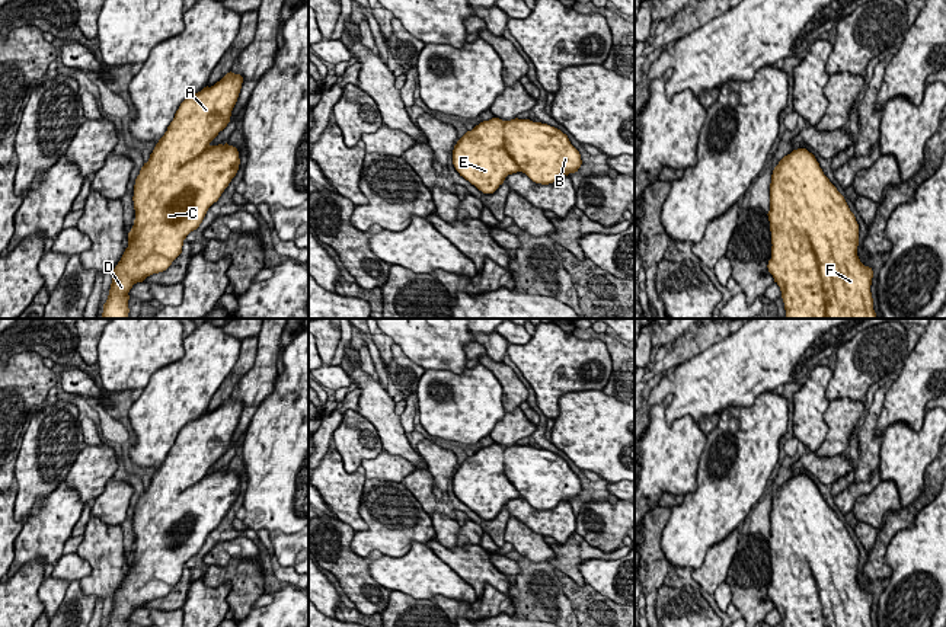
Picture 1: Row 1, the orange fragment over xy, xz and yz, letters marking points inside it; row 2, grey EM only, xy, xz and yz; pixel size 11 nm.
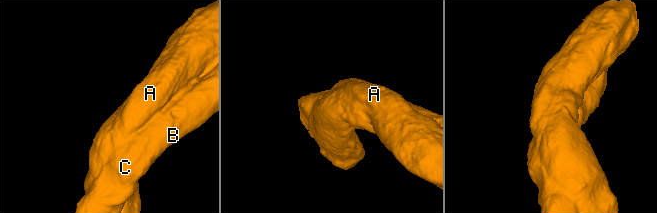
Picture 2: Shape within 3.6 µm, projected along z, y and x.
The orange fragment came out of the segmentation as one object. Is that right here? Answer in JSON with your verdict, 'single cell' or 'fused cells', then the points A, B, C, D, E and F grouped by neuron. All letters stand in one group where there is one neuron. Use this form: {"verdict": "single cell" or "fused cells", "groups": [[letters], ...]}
{"verdict": "single cell", "groups": [["A", "B", "C", "D", "E", "F"]]}

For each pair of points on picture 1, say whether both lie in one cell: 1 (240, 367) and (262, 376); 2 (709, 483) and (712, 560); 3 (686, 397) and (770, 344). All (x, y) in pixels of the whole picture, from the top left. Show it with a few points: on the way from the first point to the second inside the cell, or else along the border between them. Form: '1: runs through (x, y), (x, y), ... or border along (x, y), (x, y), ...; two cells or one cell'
1: border along (258, 336), (255, 364), (235, 386), (230, 396); two cells
2: border along (735, 528), (715, 543), (705, 560), (692, 570); two cells
3: runs through (706, 384), (750, 361); one cell

